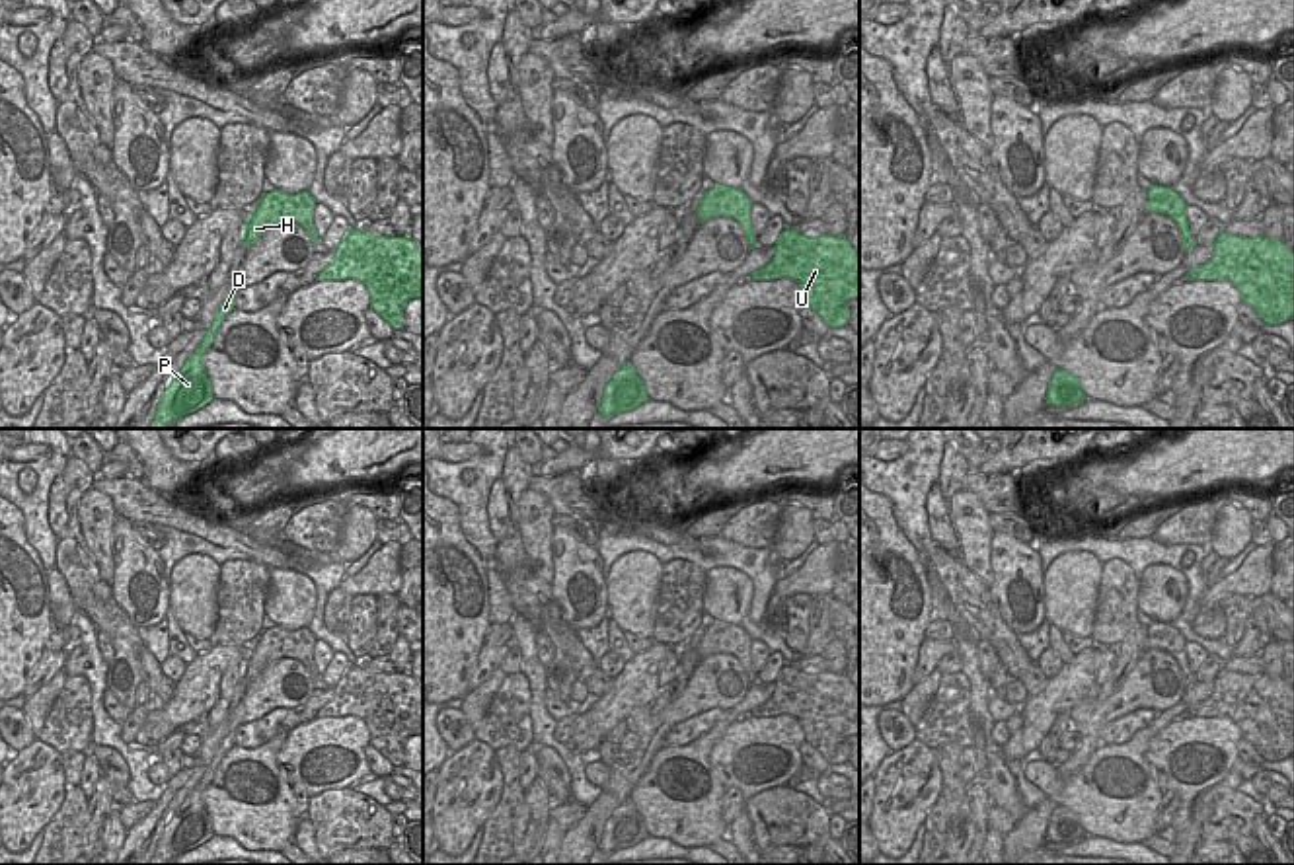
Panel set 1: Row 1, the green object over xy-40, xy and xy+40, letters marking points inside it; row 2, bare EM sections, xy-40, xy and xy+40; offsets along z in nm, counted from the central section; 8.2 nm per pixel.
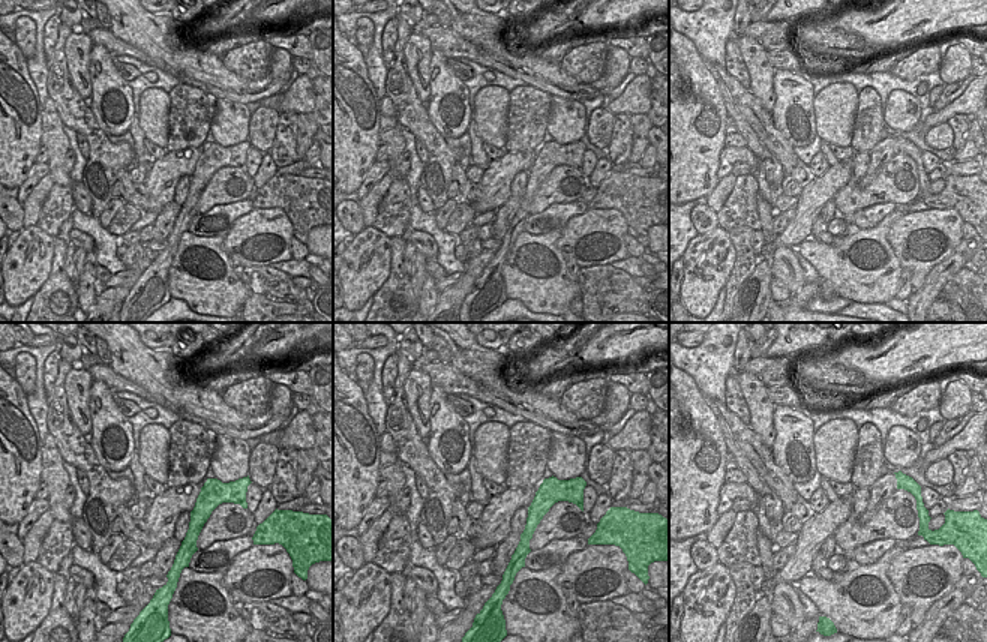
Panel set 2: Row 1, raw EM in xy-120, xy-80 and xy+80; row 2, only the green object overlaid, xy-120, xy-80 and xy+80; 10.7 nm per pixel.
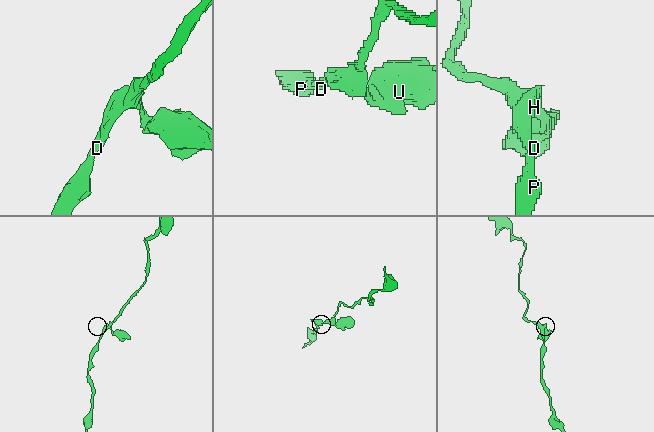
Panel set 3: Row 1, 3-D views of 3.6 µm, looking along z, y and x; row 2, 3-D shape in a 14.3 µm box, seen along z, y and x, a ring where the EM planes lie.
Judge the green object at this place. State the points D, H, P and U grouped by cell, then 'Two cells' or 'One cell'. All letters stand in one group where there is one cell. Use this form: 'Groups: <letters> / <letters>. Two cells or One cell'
Groups: D H P U. One cell.

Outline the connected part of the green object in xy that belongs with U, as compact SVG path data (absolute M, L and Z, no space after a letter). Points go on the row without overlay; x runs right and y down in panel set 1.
M785 664L772 697L750 709L752 717L795 717L809 742L832 764L844 764L850 756L848 738L859 734L859 690L840 672L807 674Z

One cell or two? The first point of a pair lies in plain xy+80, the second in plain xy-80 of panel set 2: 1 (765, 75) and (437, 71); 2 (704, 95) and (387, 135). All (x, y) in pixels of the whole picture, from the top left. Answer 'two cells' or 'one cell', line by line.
1: two cells
2: two cells

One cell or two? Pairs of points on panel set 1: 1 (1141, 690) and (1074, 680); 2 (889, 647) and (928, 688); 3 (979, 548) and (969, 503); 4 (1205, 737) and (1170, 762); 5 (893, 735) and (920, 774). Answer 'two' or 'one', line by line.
1: two
2: two
3: one
4: one
5: two

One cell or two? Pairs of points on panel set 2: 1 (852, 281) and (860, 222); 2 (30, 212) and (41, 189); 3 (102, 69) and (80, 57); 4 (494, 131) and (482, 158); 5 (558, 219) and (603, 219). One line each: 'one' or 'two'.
1: two
2: one
3: two
4: two
5: two

